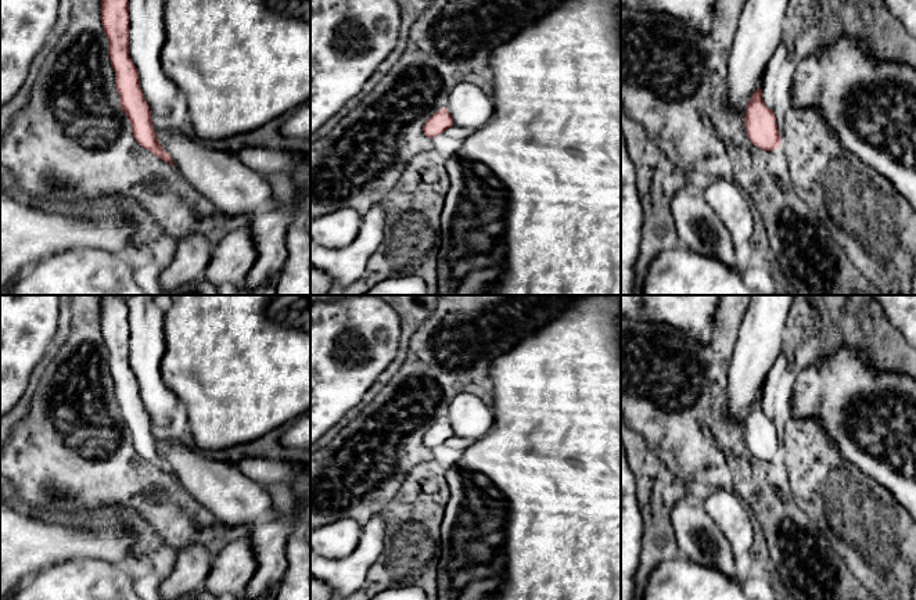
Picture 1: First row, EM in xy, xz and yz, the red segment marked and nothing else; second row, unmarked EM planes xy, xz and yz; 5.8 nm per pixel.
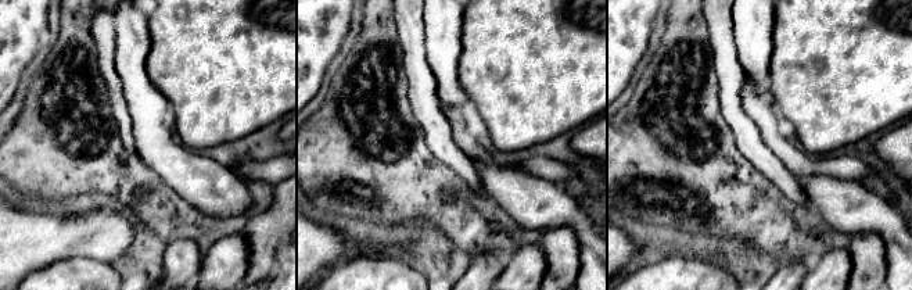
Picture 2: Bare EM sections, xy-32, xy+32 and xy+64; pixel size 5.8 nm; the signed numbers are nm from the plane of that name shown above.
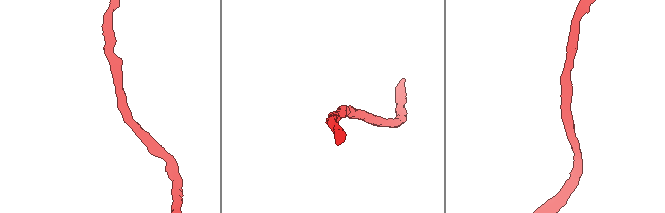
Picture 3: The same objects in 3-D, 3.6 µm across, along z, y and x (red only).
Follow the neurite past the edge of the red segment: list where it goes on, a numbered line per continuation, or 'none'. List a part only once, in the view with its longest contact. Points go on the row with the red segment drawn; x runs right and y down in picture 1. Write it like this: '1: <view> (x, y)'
none

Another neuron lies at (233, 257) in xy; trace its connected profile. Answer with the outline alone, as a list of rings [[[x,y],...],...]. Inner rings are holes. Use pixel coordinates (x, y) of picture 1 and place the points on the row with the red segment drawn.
[[[247,227],[230,231],[212,248],[212,258],[202,279],[213,285],[243,285],[254,266],[256,251]]]

